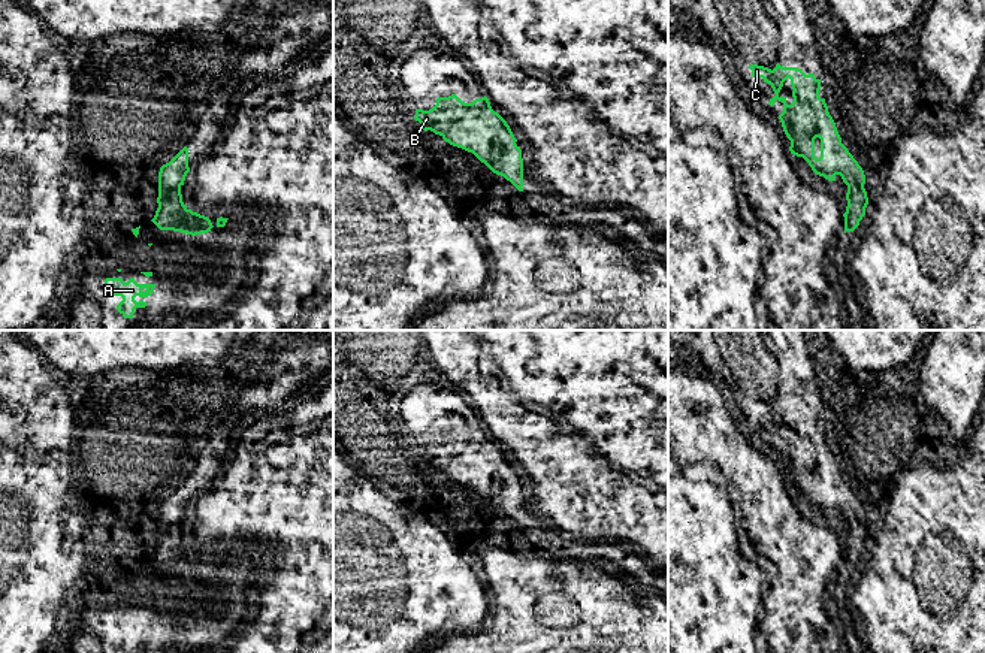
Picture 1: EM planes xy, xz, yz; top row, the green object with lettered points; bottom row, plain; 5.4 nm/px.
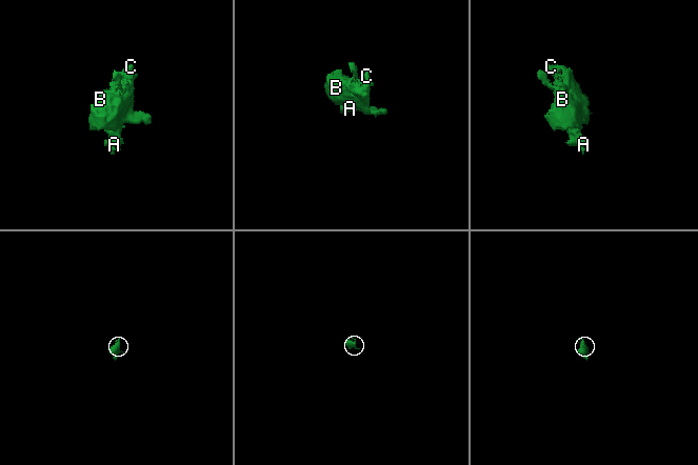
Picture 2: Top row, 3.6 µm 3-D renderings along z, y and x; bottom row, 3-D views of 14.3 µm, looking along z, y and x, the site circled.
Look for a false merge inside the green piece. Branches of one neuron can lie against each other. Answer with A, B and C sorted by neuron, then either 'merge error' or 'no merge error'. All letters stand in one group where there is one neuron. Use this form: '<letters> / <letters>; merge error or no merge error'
A B C; no merge error

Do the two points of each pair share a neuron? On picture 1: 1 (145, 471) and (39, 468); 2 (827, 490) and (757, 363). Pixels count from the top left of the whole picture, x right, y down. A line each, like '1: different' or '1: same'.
1: different
2: same

